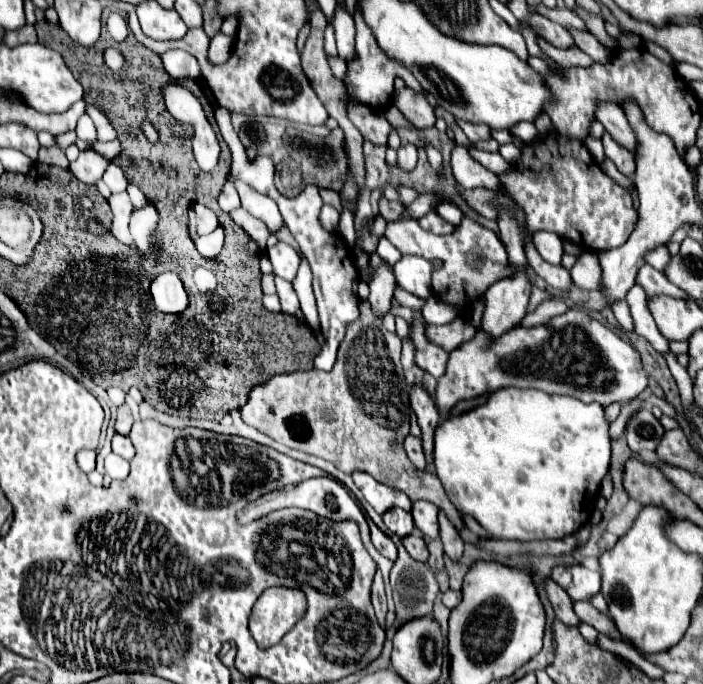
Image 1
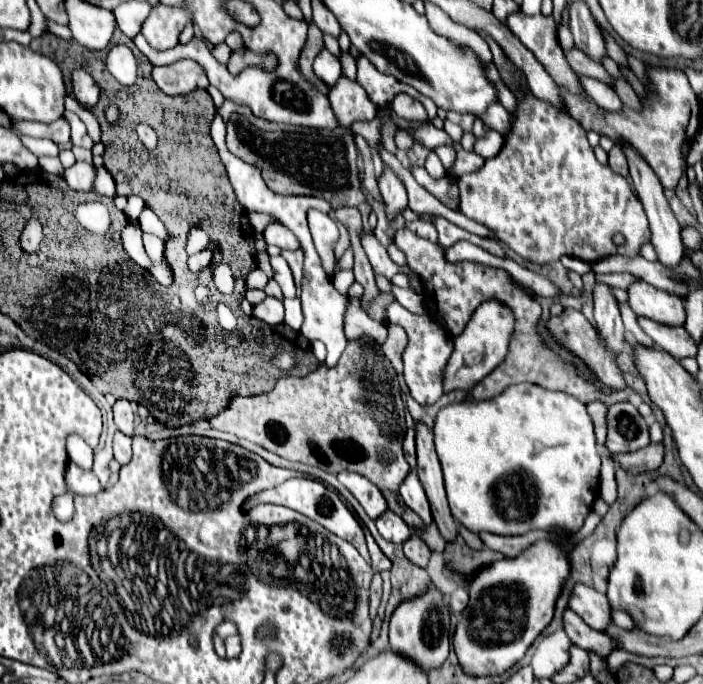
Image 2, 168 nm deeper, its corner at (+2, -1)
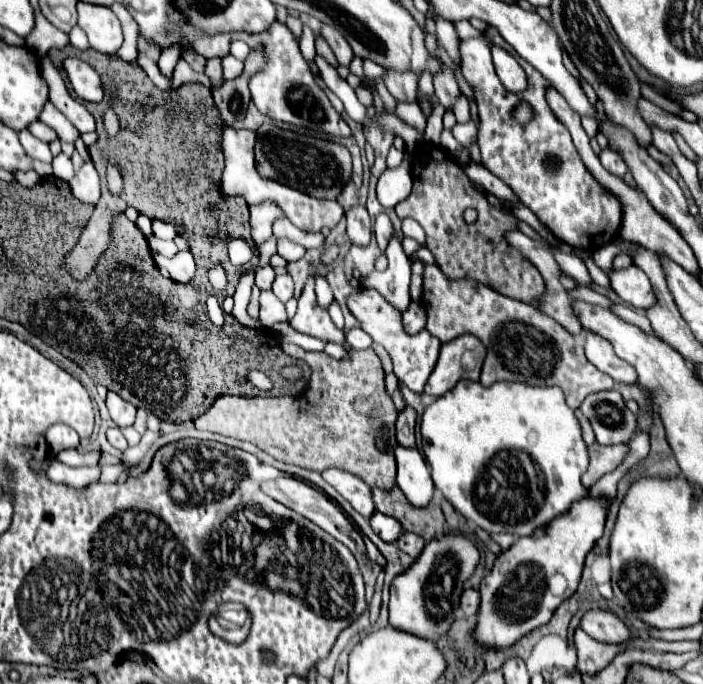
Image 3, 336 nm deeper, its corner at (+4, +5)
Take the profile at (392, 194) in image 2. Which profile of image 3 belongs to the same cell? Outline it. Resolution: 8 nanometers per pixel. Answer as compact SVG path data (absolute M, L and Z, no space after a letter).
M394 233L390 237L388 249L388 269L383 272L372 271L362 279L363 285L380 291L396 309L406 311L410 303L410 257L404 253L402 241Z

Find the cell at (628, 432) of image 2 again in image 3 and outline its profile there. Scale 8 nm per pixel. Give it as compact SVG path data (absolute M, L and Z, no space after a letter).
M616 389L592 393L580 409L590 419L600 445L628 443L638 433L638 419Z

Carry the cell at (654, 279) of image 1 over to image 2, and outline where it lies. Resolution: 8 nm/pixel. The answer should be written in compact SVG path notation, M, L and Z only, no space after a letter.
M596 273L596 283L606 283L610 287L620 287L620 289L628 289L630 283L634 283L636 277L628 275L628 273L610 273L610 275L602 275Z

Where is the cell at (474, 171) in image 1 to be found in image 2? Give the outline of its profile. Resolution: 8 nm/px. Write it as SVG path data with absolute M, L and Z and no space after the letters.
M440 145L440 147L434 149L434 153L440 157L444 169L450 169L450 167L452 167L452 163L454 163L454 159L456 159L456 151L454 151L452 145Z

